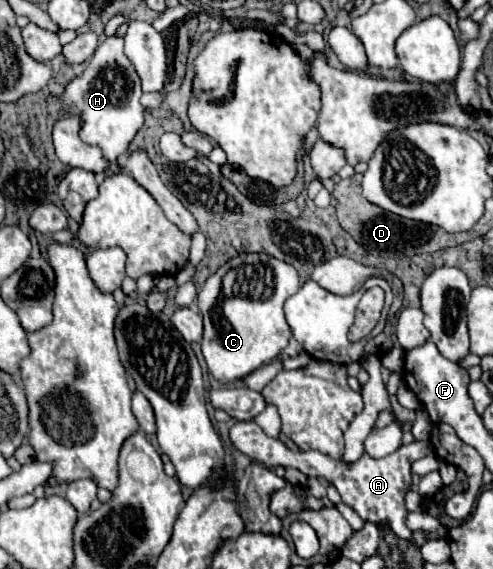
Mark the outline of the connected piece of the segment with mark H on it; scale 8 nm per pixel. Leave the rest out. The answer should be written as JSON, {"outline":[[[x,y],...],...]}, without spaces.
{"outline":[[[112,34],[106,36],[92,54],[88,66],[80,76],[74,76],[60,94],[64,112],[80,116],[80,138],[86,144],[100,146],[108,160],[116,160],[126,154],[128,144],[144,124],[144,106],[140,104],[142,84],[134,64],[122,50],[124,36]]]}

